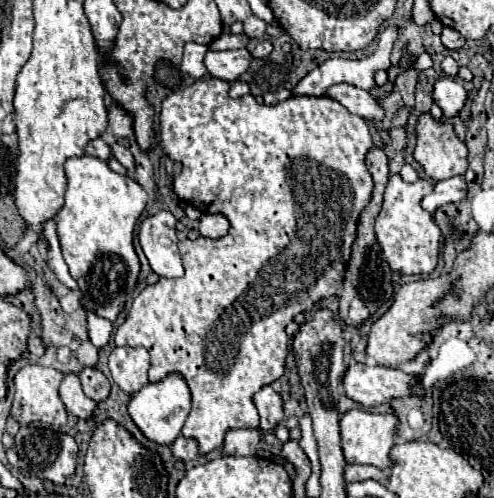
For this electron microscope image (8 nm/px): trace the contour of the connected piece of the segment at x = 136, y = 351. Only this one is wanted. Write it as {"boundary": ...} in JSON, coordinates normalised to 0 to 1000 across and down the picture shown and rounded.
{"boundary":[[[231,699],[219,715],[219,739],[227,763],[259,791],[275,791],[300,771],[304,711],[291,699]]]}

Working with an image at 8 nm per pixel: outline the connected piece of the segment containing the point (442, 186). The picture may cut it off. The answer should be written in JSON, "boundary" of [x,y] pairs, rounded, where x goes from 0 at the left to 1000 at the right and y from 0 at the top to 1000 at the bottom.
{"boundary":[[[915,353],[907,361],[879,369],[879,386],[854,402],[854,418],[879,430],[891,414],[931,406],[935,398],[943,398],[943,361],[939,353]]]}

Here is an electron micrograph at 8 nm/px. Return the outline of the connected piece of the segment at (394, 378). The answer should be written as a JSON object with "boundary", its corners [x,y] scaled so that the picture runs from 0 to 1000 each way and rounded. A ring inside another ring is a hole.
{"boundary":[[[713,731],[696,755],[696,779],[704,799],[749,819],[785,811],[794,799],[818,799],[834,791],[858,795],[850,763],[842,775],[830,775],[834,763],[842,763],[838,751],[822,751],[806,739]]]}

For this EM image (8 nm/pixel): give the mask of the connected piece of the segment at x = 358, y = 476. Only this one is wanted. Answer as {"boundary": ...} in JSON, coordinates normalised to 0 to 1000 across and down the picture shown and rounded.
{"boundary":[[[704,932],[700,948],[696,948],[700,968],[733,968],[733,964],[761,964],[773,968],[777,964],[777,948],[769,940],[757,936],[725,936],[725,932]]]}

